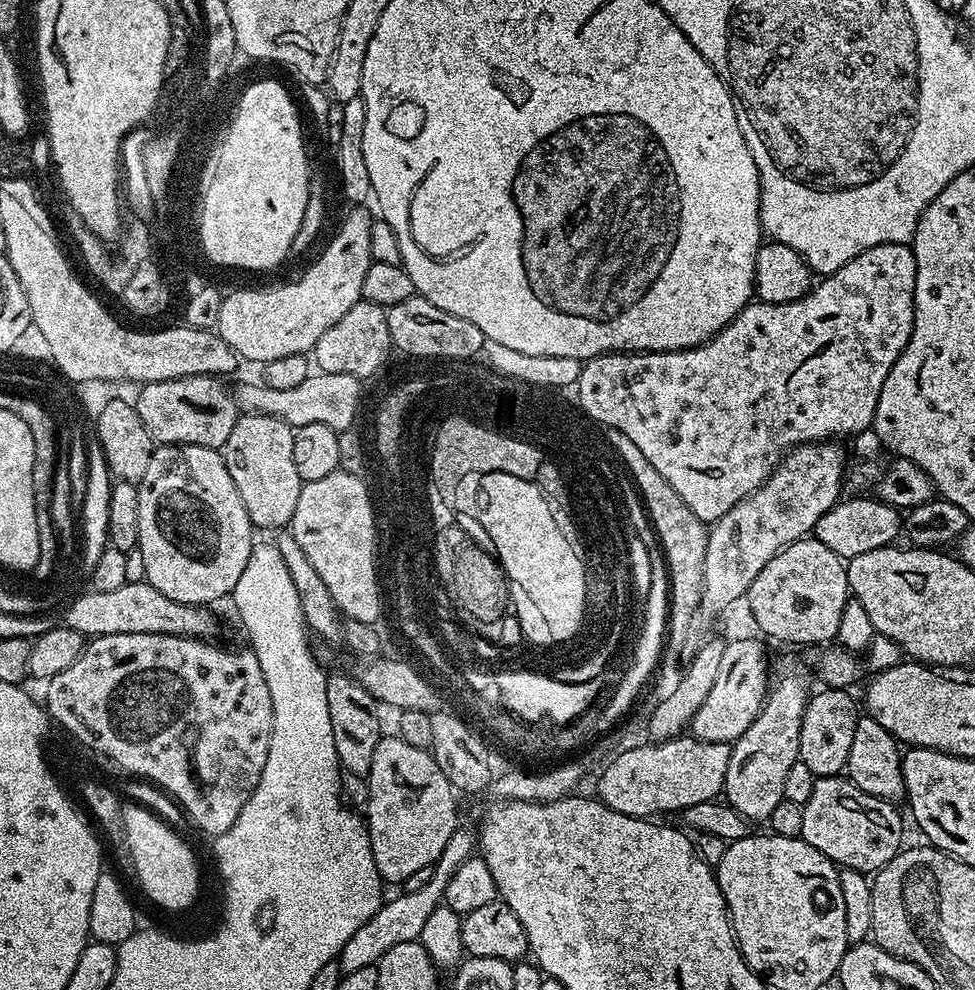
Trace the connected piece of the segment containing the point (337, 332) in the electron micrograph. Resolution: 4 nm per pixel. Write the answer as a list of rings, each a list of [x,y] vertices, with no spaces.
[[[361,298],[357,304],[350,306],[350,310],[346,310],[346,314],[342,314],[342,318],[338,318],[338,322],[334,322],[334,326],[330,326],[330,330],[326,330],[326,334],[322,334],[322,338],[318,338],[314,364],[321,372],[365,378],[374,375],[383,366],[388,352],[392,351],[387,311]]]

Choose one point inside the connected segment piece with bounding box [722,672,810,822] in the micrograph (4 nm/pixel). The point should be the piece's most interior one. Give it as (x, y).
(755, 782)

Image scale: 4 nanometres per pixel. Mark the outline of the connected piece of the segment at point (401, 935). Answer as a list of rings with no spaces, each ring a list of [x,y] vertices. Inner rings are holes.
[[[464,826],[456,827],[454,834],[450,834],[450,842],[446,842],[446,850],[442,850],[442,854],[431,867],[430,882],[426,882],[426,886],[422,886],[422,890],[417,892],[404,892],[399,894],[400,896],[394,897],[393,900],[392,897],[385,899],[380,909],[374,914],[374,918],[370,918],[370,922],[366,922],[366,926],[358,926],[358,930],[354,930],[350,942],[346,942],[346,946],[342,946],[338,957],[341,973],[371,968],[382,958],[382,954],[386,954],[386,950],[390,950],[402,942],[419,941],[422,926],[426,926],[430,914],[434,914],[434,910],[441,907],[446,882],[450,882],[454,870],[458,870],[458,866],[462,866],[464,859],[473,855],[477,844],[478,836],[473,829],[471,832]]]

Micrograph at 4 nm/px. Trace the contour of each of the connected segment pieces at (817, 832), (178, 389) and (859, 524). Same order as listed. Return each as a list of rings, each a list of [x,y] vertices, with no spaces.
[[[847,775],[839,776],[821,776],[814,782],[814,794],[810,794],[810,802],[806,802],[802,806],[802,834],[799,839],[806,841],[810,846],[814,846],[814,850],[822,850],[822,854],[826,854],[826,858],[830,858],[833,864],[840,868],[853,868],[865,874],[875,874],[880,871],[882,866],[886,866],[886,862],[890,862],[902,850],[900,839],[904,836],[904,820],[900,817],[900,812],[895,803],[882,798],[874,798],[874,794],[866,794],[866,790],[858,790],[858,786],[854,786]]]
[[[187,376],[163,380],[153,384],[143,385],[140,392],[135,393],[134,403],[138,410],[138,418],[142,418],[142,426],[146,426],[146,434],[157,445],[166,444],[193,444],[206,446],[217,450],[223,449],[226,438],[230,438],[230,430],[234,430],[238,419],[236,397],[231,387],[227,388],[225,381],[218,376]]]
[[[856,496],[853,500],[841,499],[818,519],[814,539],[822,542],[822,546],[829,550],[834,550],[834,554],[838,554],[845,562],[858,558],[858,554],[895,545],[896,535],[899,537],[902,532],[901,509],[888,505],[879,498],[871,498]]]

